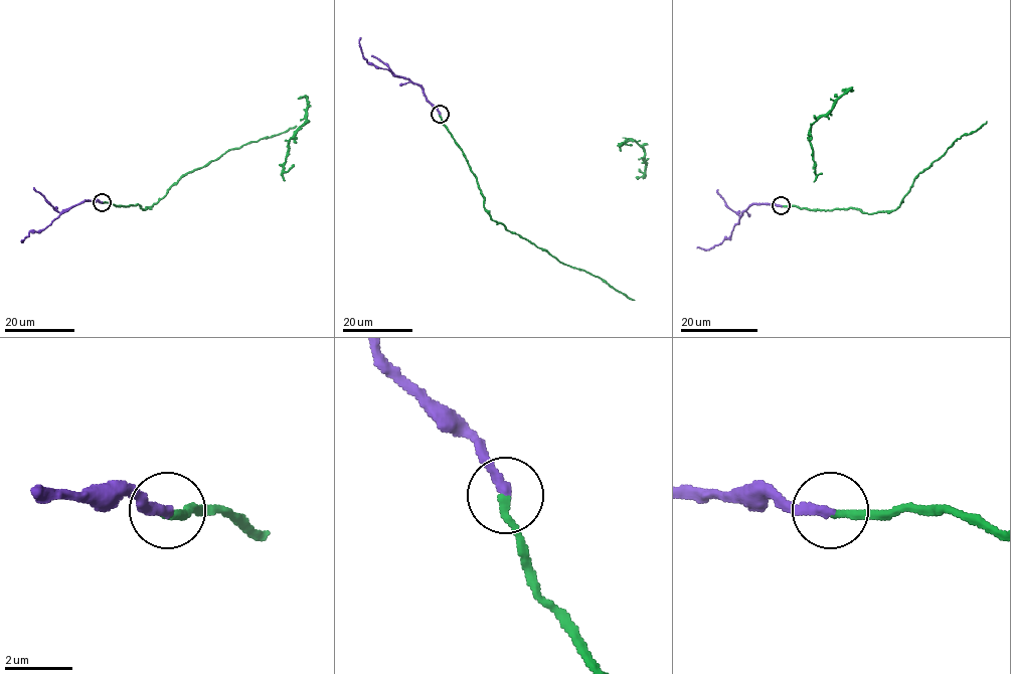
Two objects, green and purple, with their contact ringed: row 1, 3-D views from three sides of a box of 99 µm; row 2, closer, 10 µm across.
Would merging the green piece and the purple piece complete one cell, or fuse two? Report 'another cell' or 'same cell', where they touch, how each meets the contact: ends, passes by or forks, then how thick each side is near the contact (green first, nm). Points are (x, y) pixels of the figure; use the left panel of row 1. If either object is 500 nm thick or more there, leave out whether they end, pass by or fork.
another cell | (102, 202) | green ends | purple ends | 240/280 nm

